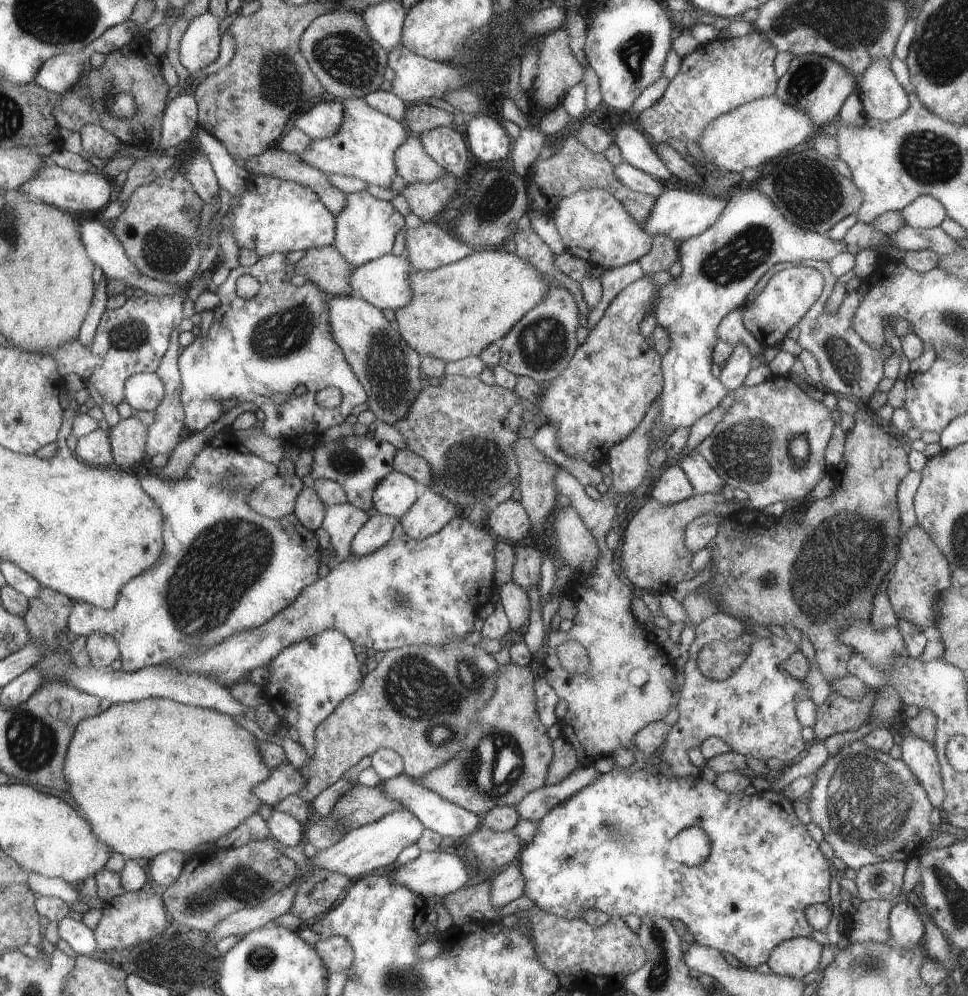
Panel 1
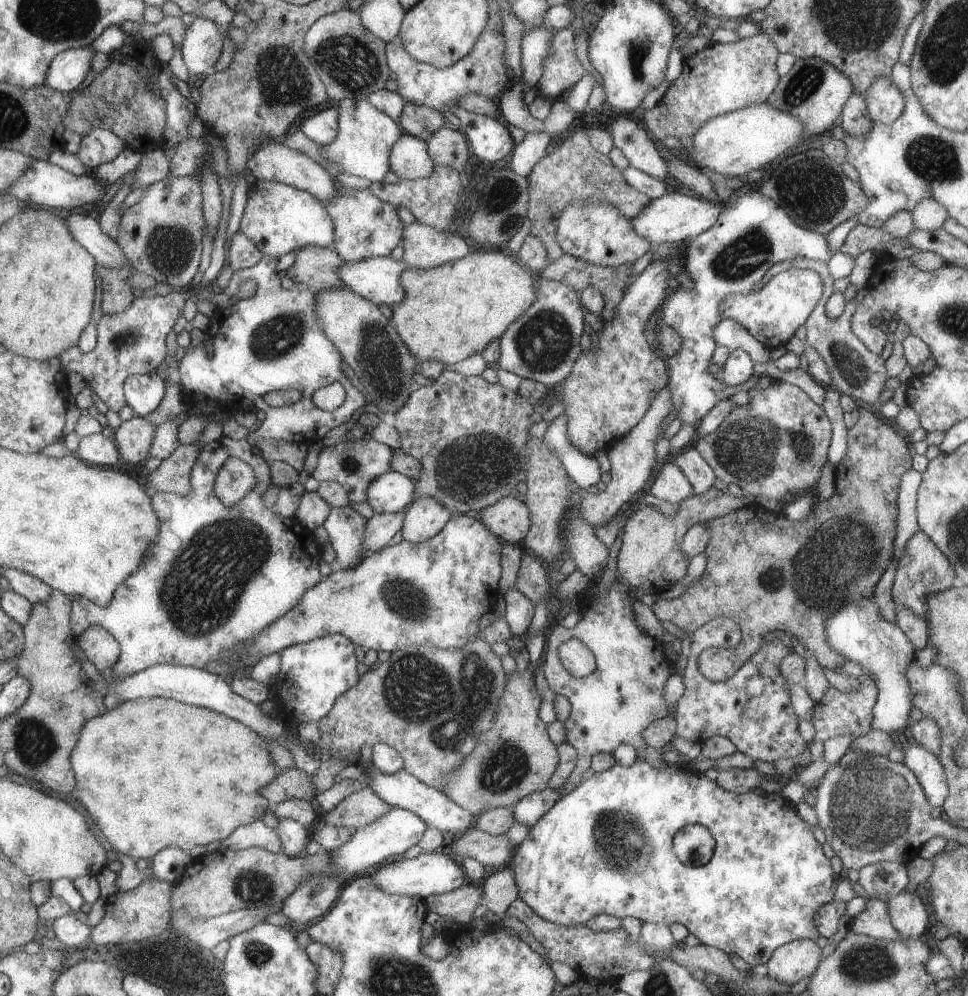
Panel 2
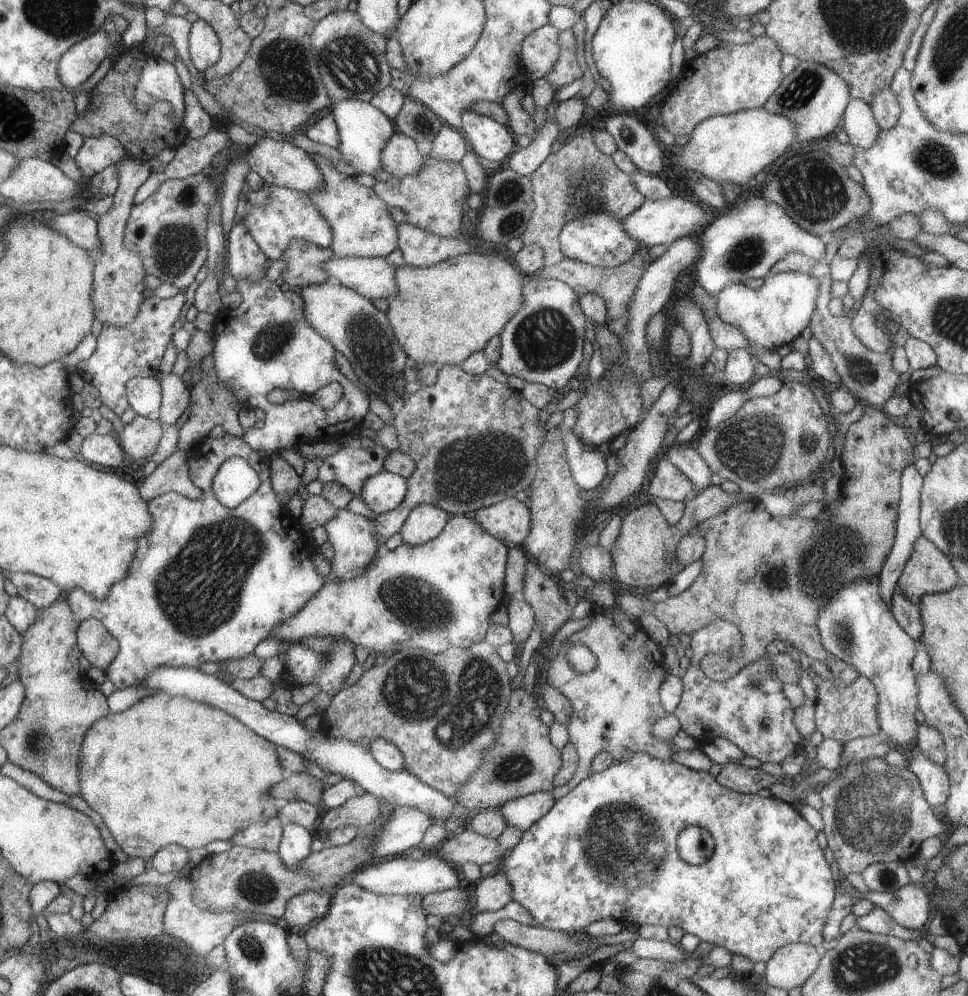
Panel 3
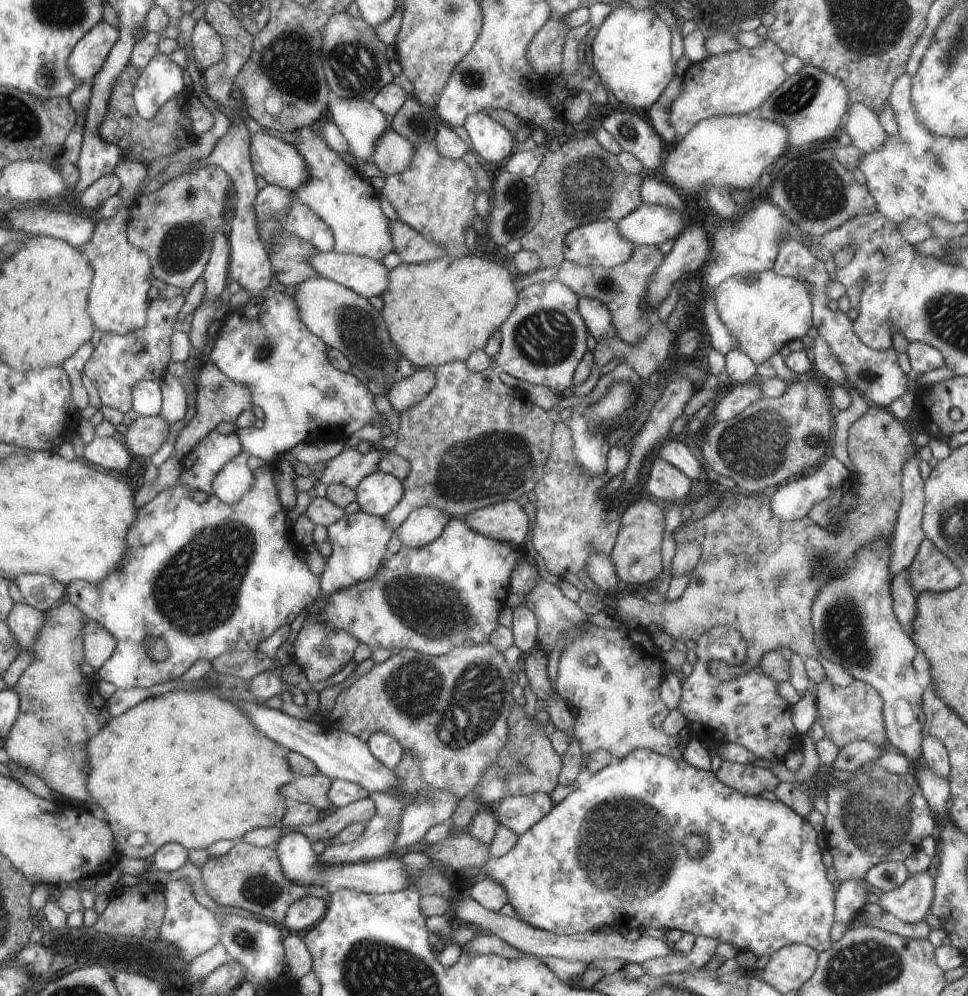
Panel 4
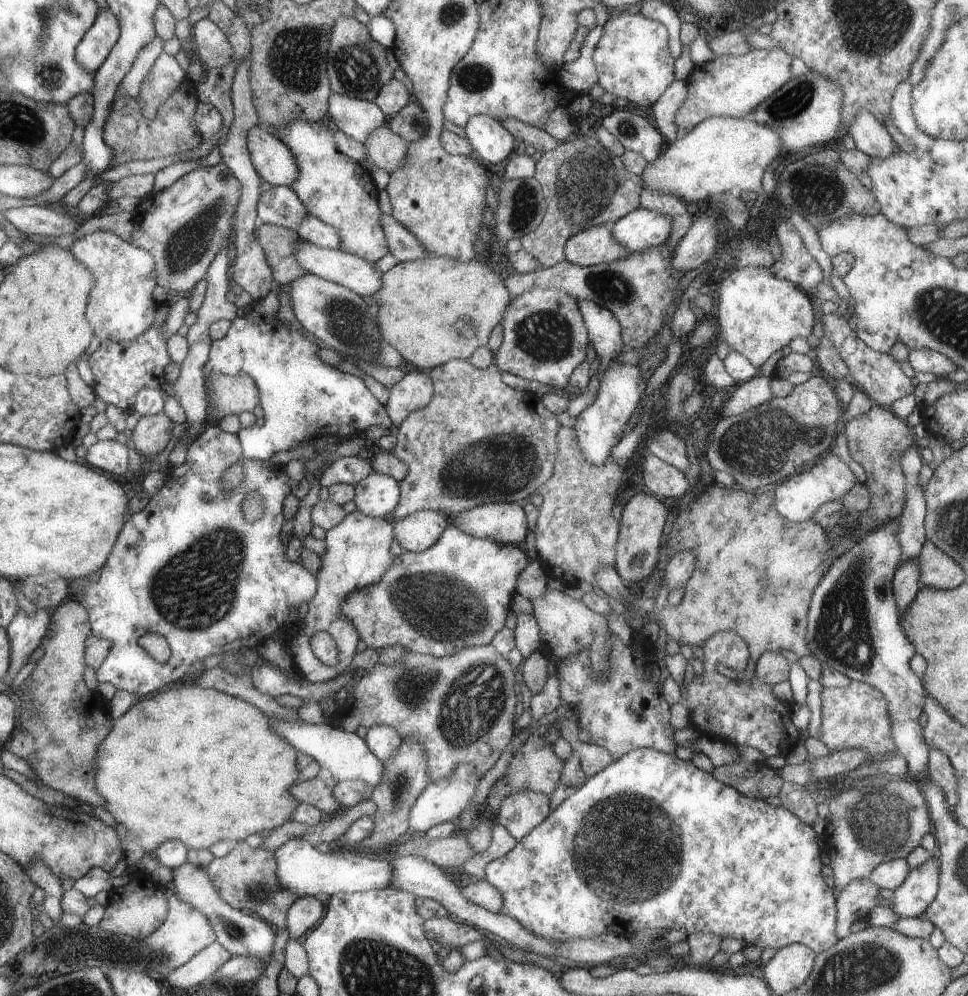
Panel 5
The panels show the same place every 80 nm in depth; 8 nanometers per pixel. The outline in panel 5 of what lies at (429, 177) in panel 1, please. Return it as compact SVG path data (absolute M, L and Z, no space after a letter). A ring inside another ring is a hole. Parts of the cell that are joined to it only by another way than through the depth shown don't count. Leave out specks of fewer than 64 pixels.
M388 124L373 133L363 142L368 159L375 167L380 167L391 173L397 169L406 156L407 142L389 129Z

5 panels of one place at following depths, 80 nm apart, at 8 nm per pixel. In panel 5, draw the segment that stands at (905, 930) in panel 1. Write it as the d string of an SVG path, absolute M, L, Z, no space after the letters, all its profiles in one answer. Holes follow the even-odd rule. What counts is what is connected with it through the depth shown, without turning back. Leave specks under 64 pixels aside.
M934 856L917 868L910 869L906 880L893 890L891 909L901 917L923 916L938 892L939 874L939 862Z

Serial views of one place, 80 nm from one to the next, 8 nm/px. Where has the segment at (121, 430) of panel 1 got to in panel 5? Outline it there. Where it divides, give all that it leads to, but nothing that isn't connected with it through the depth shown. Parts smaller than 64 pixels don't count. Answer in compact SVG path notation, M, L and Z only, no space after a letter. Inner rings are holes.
M164 411L155 415L141 415L132 429L132 446L147 459L158 455L172 440L173 420Z

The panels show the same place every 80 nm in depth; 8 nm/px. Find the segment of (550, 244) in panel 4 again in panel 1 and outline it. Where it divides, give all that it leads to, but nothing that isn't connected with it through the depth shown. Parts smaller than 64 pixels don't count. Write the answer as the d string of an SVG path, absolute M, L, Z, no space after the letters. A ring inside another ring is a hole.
M571 135L558 152L554 152L547 159L539 158L530 167L530 172L525 178L529 208L532 211L540 210L546 212L546 214L552 214L561 199L569 197L575 191L602 189L615 196L616 200L619 200L625 205L627 211L637 221L643 223L651 215L657 198L652 195L645 195L644 193L630 190L627 186L624 186L615 175L614 167L610 161L605 160L604 153L595 153L588 150L577 139L576 135Z

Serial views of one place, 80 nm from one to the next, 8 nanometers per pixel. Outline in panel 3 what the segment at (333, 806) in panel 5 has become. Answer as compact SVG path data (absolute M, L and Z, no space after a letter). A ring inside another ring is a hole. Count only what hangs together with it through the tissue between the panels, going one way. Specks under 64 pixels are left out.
M309 773L287 774L282 783L276 783L272 787L271 795L279 801L304 801L324 811L325 783Z

